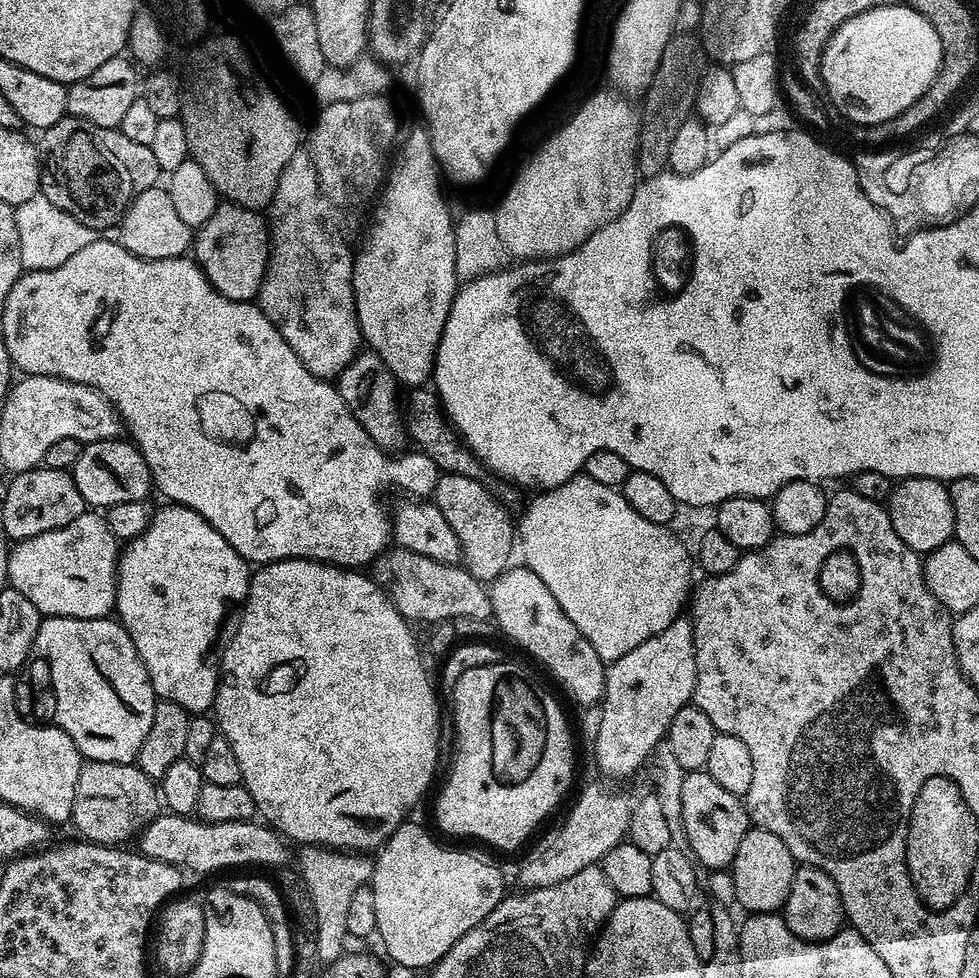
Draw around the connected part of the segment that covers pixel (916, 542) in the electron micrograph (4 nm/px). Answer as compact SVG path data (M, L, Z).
M918 478L899 481L886 501L888 517L894 526L894 534L910 546L910 550L927 554L938 546L949 543L954 536L954 506L948 493L948 484L934 478Z

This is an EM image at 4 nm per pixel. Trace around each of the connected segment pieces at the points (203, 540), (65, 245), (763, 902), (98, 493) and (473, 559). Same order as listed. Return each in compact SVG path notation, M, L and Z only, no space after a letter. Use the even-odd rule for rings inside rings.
M171 502L156 508L148 529L138 538L123 545L120 559L116 561L116 607L115 615L120 625L130 634L146 674L154 686L157 697L170 702L178 702L190 714L204 714L216 703L216 682L218 668L215 663L204 660L216 635L220 632L220 623L228 612L228 604L239 605L248 593L250 565L242 559L210 526L210 522L200 519L196 512L188 511L186 506Z
M40 193L27 202L15 205L15 225L25 271L56 269L96 239L95 229L87 228L76 218L71 218L70 214L59 210Z
M749 827L738 846L738 854L730 865L733 878L735 903L745 908L745 913L757 912L779 913L783 909L786 898L790 894L790 882L794 878L798 865L786 850L786 842L778 838L778 834L770 834L770 830Z
M128 438L85 444L82 454L78 454L78 462L74 462L70 471L74 486L78 486L78 494L82 494L85 505L92 510L107 510L118 506L118 502L147 501L148 495L154 492L150 466L146 466L146 458L142 458Z
M458 473L441 475L436 484L434 503L442 510L442 518L450 522L450 530L458 536L463 567L481 582L497 580L509 567L512 556L512 540L517 539L514 518L492 497L492 492L481 479L464 477Z

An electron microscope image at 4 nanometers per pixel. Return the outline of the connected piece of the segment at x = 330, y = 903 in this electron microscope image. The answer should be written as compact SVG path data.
M304 846L299 851L300 876L308 887L308 900L316 915L316 952L324 962L331 962L345 955L344 940L349 939L346 914L354 894L371 881L373 861L367 855L335 848Z

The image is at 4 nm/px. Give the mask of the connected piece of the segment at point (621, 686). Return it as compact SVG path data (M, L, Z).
M681 614L670 626L666 626L666 630L654 634L654 638L646 638L642 646L634 646L630 654L622 654L622 658L607 665L604 673L604 698L600 704L602 726L594 741L597 766L616 780L634 775L647 762L648 755L652 756L661 747L667 737L670 722L674 722L674 714L678 714L678 710L682 710L692 700L695 685L696 651L692 641L692 622L687 615Z

